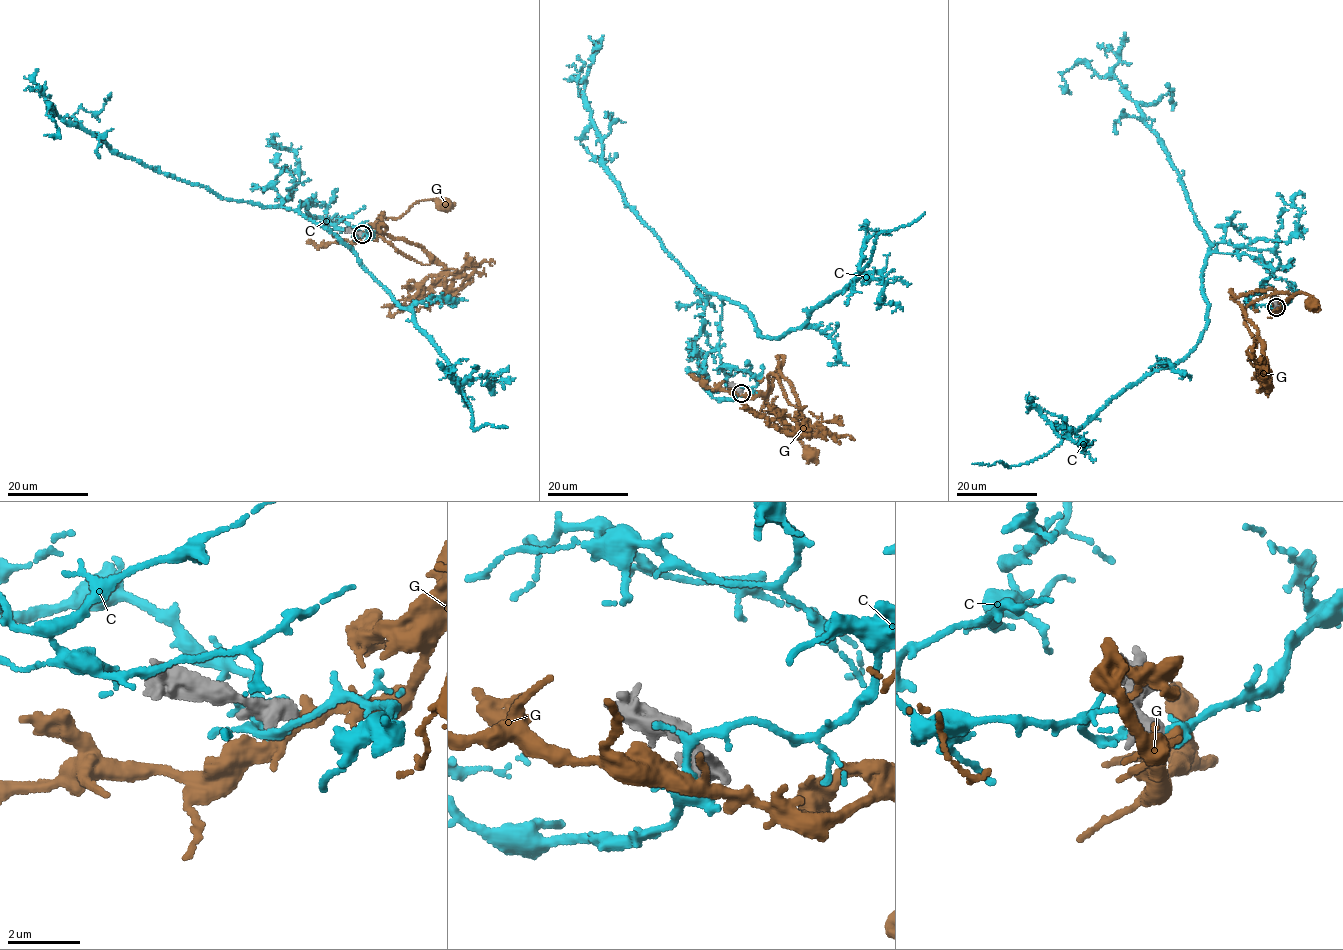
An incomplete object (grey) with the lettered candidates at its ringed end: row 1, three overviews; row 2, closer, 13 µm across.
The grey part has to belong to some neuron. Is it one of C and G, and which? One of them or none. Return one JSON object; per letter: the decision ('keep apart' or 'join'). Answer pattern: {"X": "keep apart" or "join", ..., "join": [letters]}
{"C": "keep apart", "G": "join", "join": ["G"]}

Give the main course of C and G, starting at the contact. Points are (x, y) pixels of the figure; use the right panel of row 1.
C: (1277, 306), (1296, 292), (1291, 282), (1260, 258), (1213, 252), (1196, 346), (1047, 453), (972, 463)
G: (1277, 307), (1273, 296), (1277, 292), (1287, 292), (1289, 295), (1286, 301), (1302, 292), (1312, 301)

